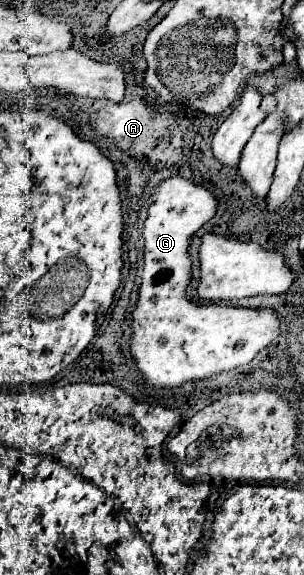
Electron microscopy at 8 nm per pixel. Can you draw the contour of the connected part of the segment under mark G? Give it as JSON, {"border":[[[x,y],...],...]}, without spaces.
{"border":[[[171,177],[161,181],[153,189],[153,203],[149,207],[149,217],[145,221],[145,273],[141,277],[139,303],[133,311],[133,337],[131,351],[143,373],[149,387],[179,387],[187,381],[207,379],[223,371],[231,371],[235,367],[247,365],[259,351],[263,351],[271,341],[275,341],[283,333],[283,317],[273,309],[247,309],[247,307],[231,307],[231,305],[199,305],[193,297],[187,295],[191,283],[193,261],[189,257],[189,243],[197,231],[213,219],[217,213],[219,201],[215,195],[183,177]]]}

